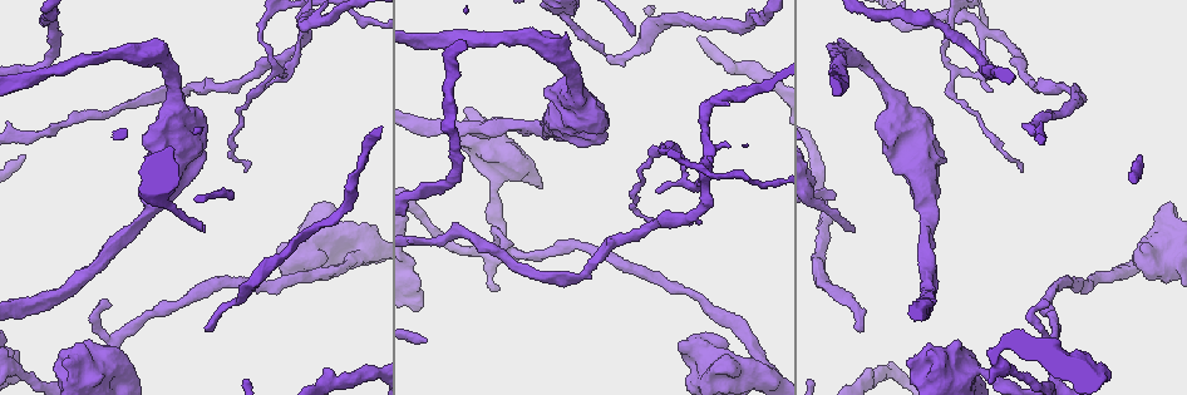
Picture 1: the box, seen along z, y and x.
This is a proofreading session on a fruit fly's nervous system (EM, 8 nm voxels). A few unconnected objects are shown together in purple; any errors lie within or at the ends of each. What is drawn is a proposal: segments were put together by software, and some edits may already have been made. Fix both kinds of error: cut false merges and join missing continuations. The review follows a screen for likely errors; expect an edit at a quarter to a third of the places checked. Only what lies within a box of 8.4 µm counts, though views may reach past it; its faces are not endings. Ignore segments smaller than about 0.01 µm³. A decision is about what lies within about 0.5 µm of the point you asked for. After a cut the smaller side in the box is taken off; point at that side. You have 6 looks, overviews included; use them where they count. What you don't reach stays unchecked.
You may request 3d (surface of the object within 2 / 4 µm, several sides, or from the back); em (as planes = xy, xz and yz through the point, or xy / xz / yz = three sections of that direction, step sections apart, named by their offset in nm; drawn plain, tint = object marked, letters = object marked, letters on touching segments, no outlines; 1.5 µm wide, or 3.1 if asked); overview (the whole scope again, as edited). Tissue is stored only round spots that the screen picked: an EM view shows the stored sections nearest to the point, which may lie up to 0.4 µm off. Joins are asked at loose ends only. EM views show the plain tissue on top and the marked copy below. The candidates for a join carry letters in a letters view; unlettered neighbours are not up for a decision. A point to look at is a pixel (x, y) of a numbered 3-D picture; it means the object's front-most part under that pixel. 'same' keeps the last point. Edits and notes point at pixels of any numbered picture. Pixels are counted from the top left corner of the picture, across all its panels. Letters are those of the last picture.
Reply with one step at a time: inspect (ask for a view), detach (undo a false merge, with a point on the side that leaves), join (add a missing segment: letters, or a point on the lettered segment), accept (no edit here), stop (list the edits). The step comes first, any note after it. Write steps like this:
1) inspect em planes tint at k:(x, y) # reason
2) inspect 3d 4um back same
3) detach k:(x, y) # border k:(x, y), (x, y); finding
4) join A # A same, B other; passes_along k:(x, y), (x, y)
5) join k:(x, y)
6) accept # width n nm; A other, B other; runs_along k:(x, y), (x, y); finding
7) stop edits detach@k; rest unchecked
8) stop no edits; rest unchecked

inspect 3d 4um at 1:(210, 329) # branch stops here

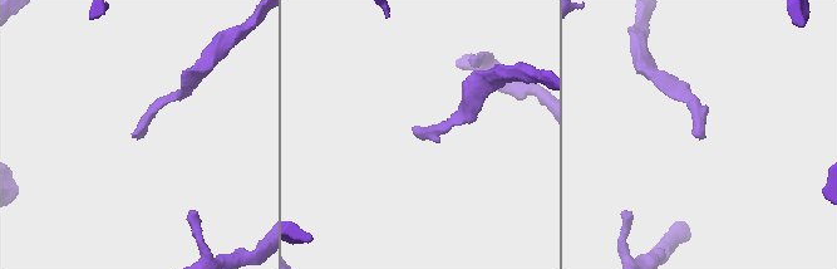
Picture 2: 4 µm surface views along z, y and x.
inspect em planes letters at 2:(416, 132)

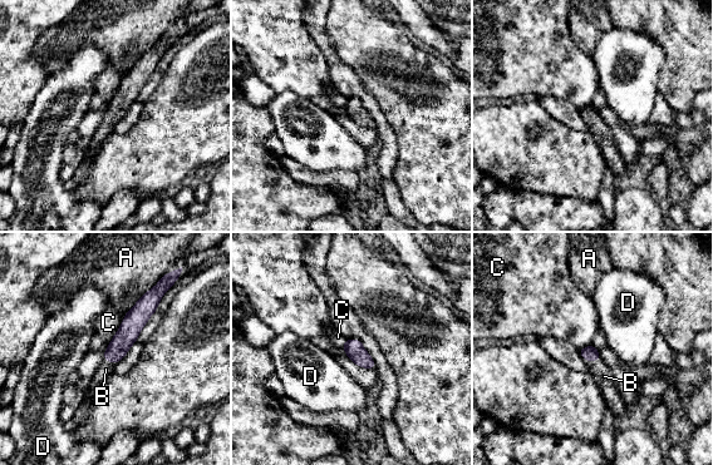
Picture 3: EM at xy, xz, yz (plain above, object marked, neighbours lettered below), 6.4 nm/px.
join B # width 100 nm; longest_contact A 320 nm; A other, B same, C other, D other; it goes on there

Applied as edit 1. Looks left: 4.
inspect overview # see it whole again

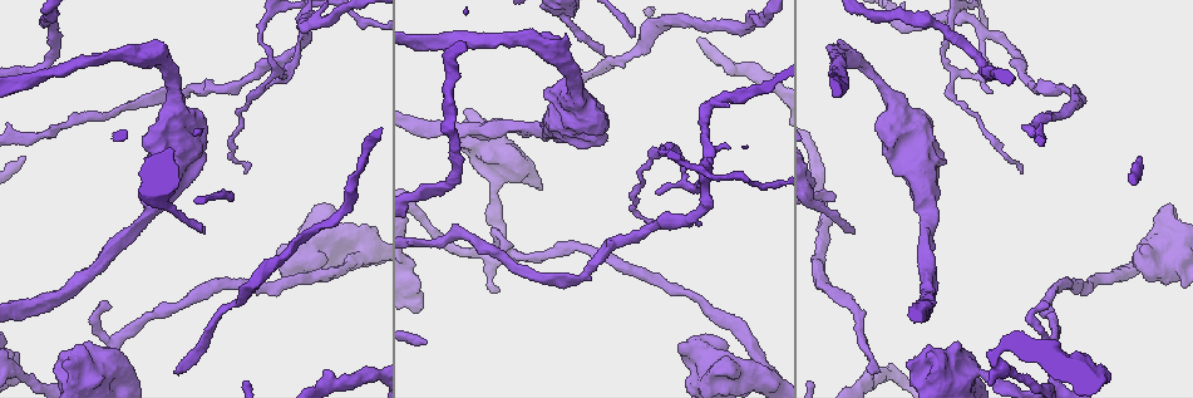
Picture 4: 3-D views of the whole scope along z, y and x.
inspect em planes tint at 4:(205, 230) # branch stops here

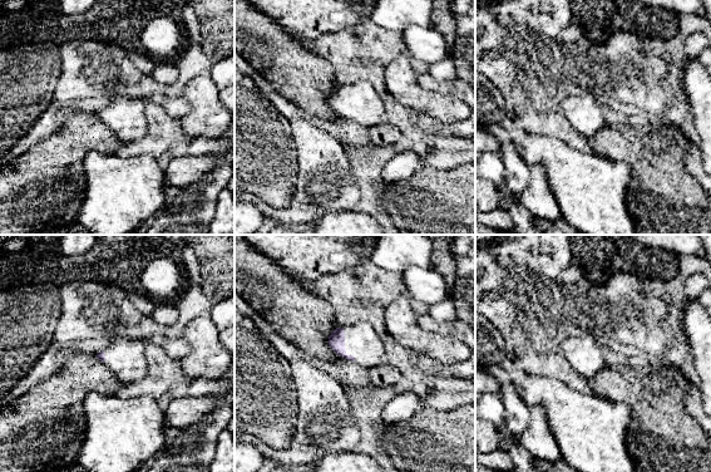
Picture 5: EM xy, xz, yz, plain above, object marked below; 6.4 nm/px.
inspect em planes letters same # see the neighbours

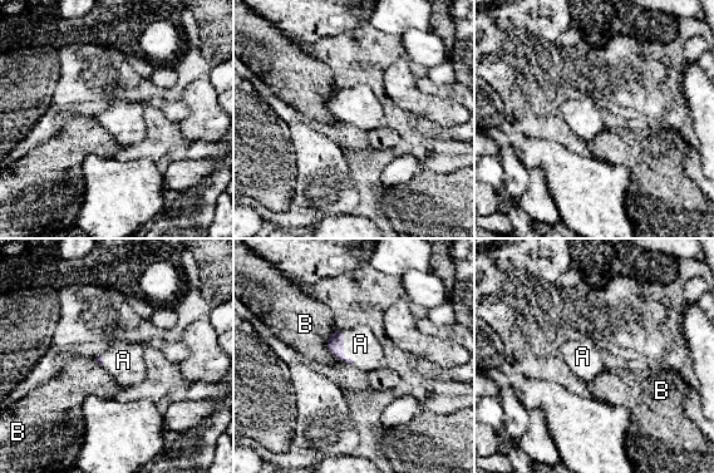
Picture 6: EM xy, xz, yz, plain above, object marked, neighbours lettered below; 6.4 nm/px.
join A # A same, B other; it goes on there

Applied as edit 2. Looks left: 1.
inspect em planes letters at 4:(297, 49) # sharp bend

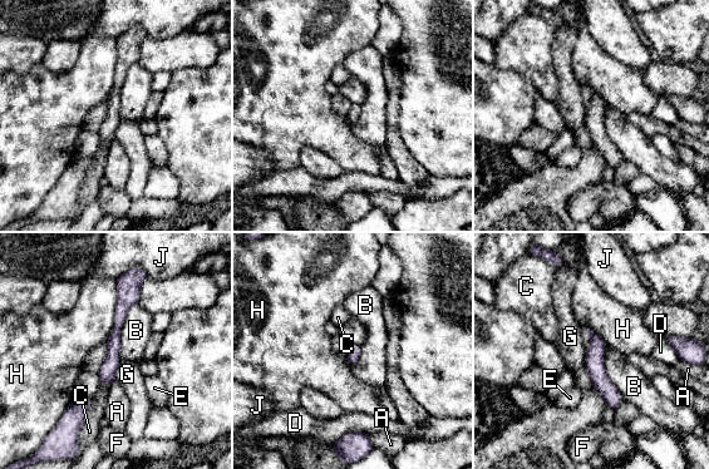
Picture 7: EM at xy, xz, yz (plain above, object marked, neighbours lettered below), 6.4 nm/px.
accept # width 80 nm; A other, B other, C other, D other, E other, F other, G other, H other, J other; continuous, no second cell

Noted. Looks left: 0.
stop edits join@3, join@6; rest unchecked

